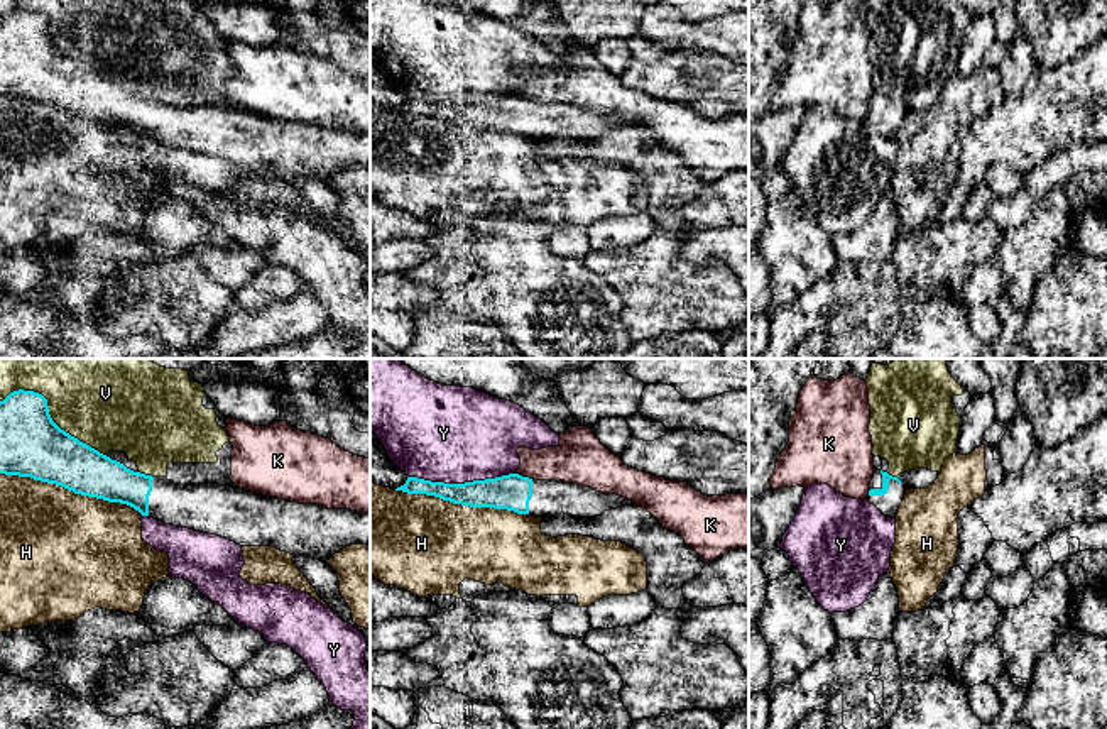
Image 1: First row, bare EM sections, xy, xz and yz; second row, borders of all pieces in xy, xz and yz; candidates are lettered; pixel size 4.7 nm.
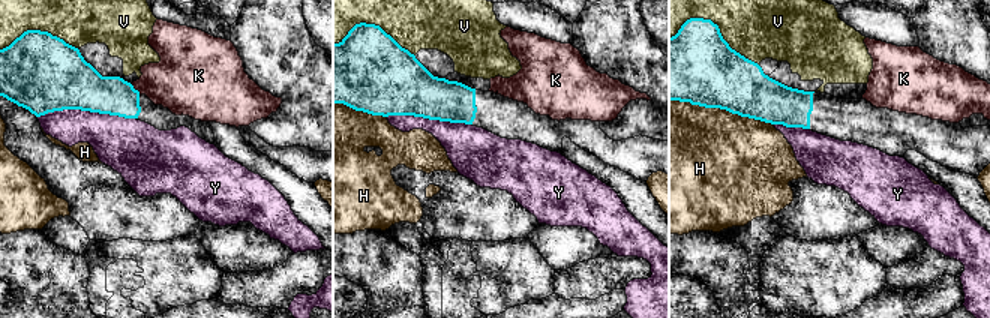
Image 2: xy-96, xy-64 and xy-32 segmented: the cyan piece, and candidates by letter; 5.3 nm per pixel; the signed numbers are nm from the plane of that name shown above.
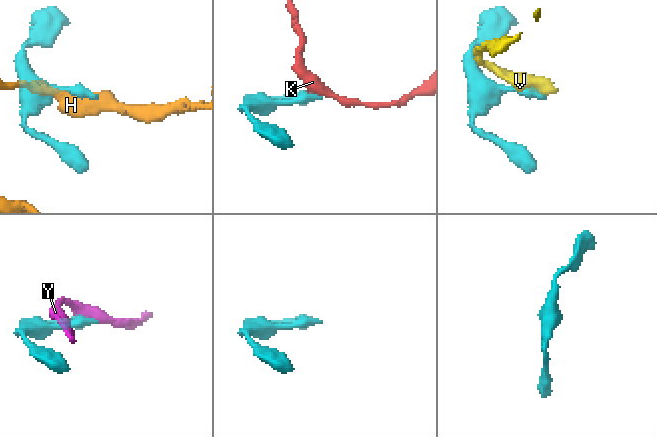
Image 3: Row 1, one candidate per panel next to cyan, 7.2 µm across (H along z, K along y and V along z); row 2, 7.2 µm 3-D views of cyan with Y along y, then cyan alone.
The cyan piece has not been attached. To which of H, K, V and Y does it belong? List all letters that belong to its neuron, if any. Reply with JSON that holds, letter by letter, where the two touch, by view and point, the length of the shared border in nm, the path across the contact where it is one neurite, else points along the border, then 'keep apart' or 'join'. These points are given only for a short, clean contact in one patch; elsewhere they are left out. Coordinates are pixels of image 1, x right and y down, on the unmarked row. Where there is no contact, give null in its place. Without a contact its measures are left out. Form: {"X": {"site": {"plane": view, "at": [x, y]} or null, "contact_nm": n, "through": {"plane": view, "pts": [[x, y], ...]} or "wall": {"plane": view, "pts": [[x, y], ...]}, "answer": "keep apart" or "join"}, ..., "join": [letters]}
{"H": {"site": {"plane": "xy", "at": [71, 110]}, "contact_nm": 700, "answer": "keep apart"}, "K": {"site": {"plane": "xz", "at": [524, 98]}, "contact_nm": 80, "answer": "keep apart"}, "V": {"site": {"plane": "xy", "at": [49, 36]}, "contact_nm": 600, "answer": "keep apart"}, "Y": {"site": {"plane": "xz", "at": [462, 105]}, "contact_nm": 500, "answer": "keep apart"}, "join": []}

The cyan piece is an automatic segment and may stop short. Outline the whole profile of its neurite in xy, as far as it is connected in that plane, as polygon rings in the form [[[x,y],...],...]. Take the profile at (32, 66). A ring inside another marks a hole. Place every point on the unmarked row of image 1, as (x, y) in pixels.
[[[19,10],[0,22],[0,95],[30,98],[74,115],[127,125],[142,137],[216,156],[240,167],[272,167],[323,183],[352,166],[370,167],[370,134],[299,125],[220,105],[177,107],[166,98],[134,93],[61,51],[49,36],[47,20],[34,12]]]

